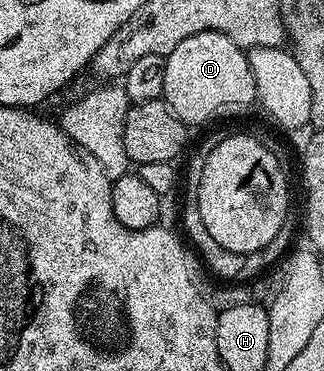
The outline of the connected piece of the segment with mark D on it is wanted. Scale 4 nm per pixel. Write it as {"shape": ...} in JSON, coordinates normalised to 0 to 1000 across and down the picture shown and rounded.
{"shape":[[[676,86],[593,92],[593,102],[568,102],[509,156],[500,267],[574,337],[636,334],[694,291],[787,278],[796,245],[772,164],[716,102]]]}

